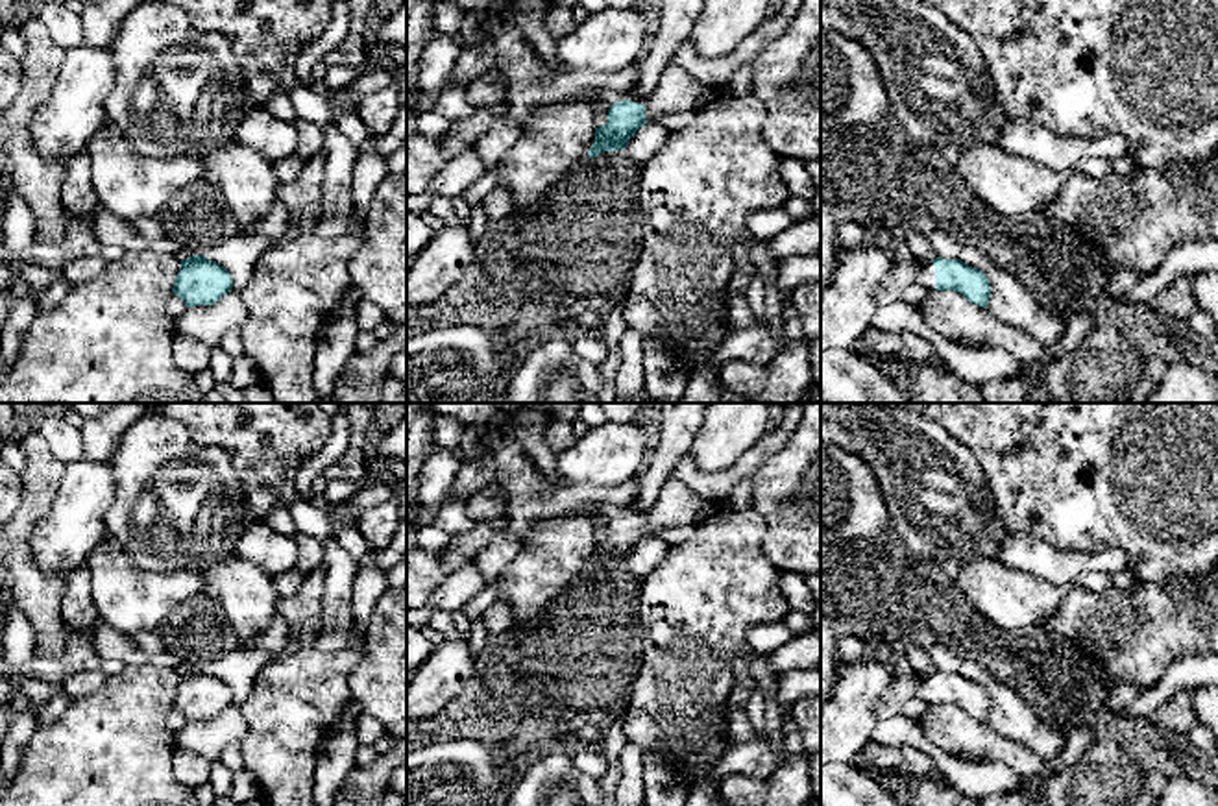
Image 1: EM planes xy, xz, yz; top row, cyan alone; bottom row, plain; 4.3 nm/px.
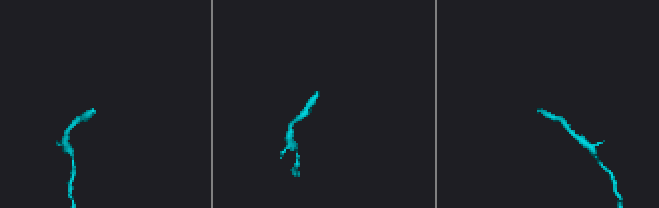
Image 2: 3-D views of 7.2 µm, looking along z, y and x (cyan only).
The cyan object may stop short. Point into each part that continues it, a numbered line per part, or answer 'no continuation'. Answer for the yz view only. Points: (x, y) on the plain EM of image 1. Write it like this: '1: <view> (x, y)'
1: yz (926, 688)

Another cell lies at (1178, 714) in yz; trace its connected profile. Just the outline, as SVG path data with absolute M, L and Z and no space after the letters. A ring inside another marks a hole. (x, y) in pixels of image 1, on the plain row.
M1194 688L1181 690L1168 702L1151 712L1150 719L1163 728L1170 728L1179 734L1188 732L1198 725L1198 715L1192 704L1194 693Z

